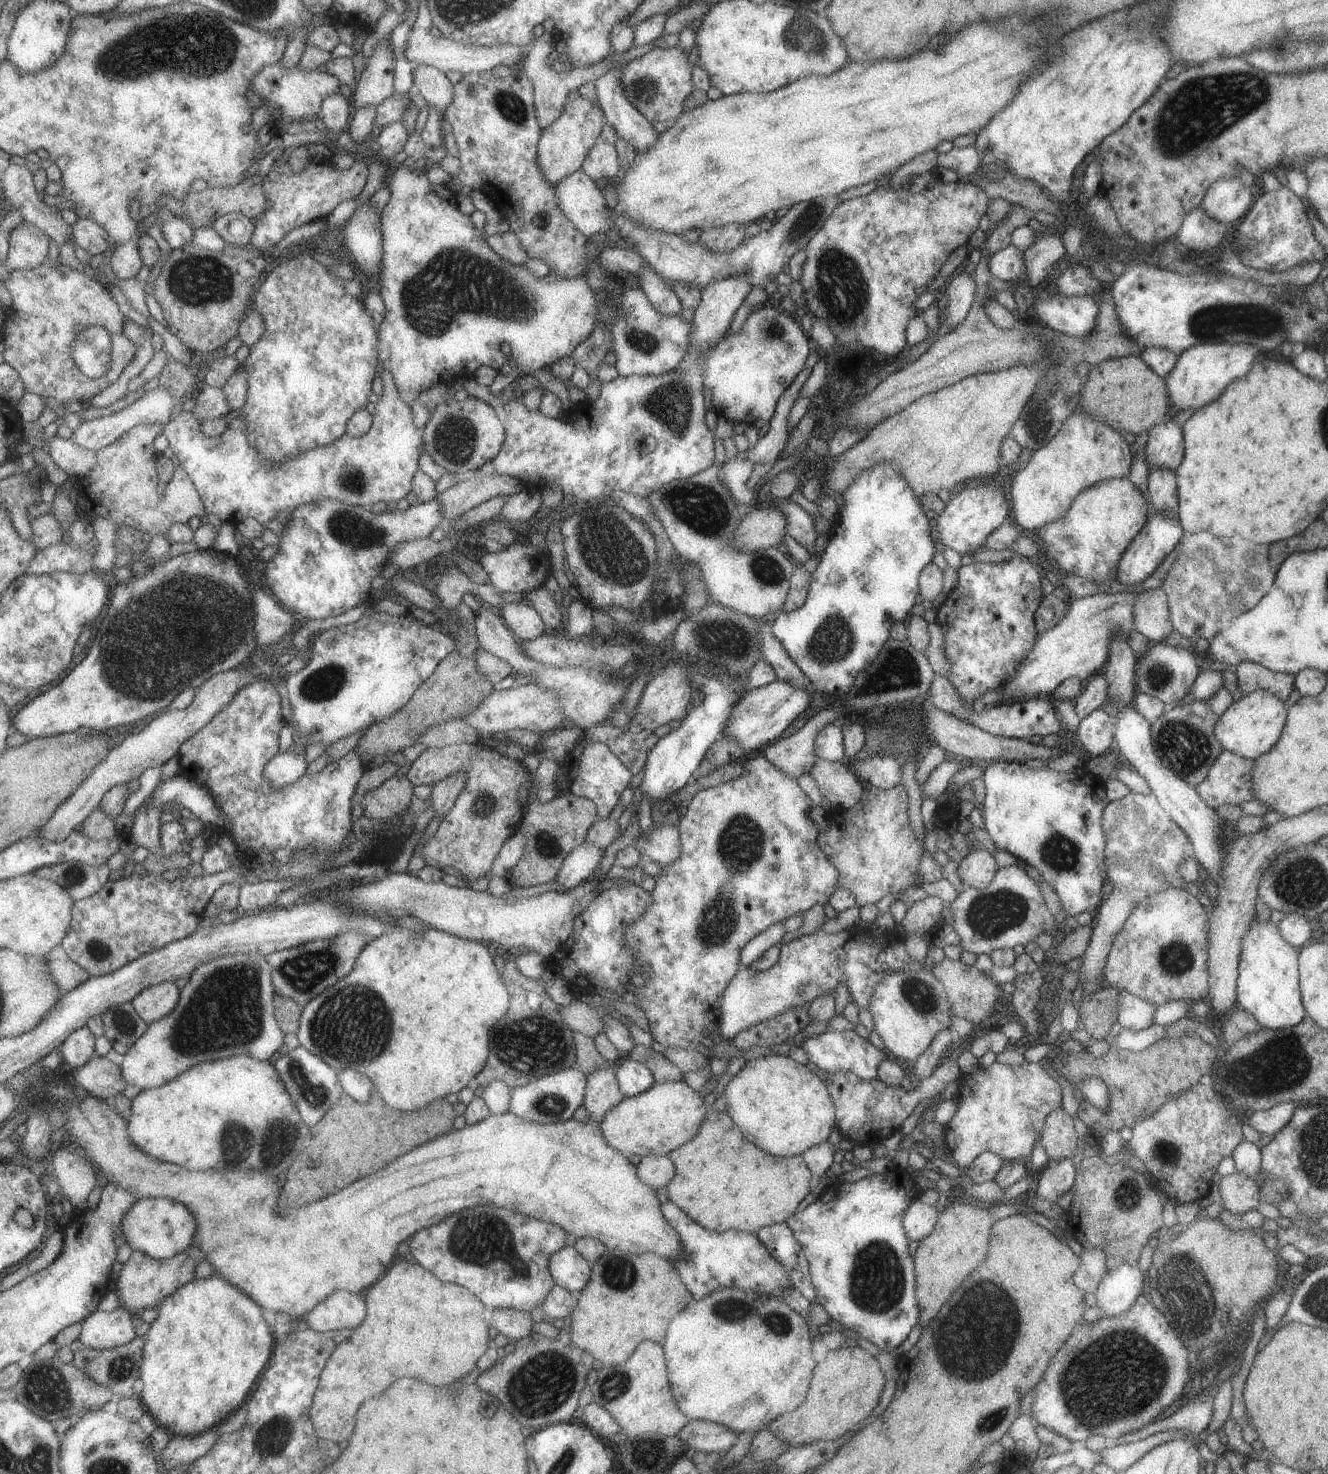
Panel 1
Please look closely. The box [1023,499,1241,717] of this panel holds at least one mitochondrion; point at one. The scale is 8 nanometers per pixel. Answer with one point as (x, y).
(1158, 676)

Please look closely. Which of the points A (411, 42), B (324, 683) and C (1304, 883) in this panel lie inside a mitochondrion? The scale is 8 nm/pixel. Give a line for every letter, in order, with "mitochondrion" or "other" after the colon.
A: other
B: mitochondrion
C: mitochondrion

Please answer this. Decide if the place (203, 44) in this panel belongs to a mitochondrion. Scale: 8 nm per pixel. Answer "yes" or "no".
yes

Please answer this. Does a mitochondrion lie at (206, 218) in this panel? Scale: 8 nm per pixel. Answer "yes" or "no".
no

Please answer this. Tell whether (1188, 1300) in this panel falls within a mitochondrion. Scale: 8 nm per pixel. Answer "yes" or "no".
yes

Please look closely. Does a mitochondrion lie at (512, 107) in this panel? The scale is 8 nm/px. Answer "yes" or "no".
yes

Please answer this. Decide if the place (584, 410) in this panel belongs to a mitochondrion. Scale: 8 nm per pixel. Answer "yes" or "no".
no

